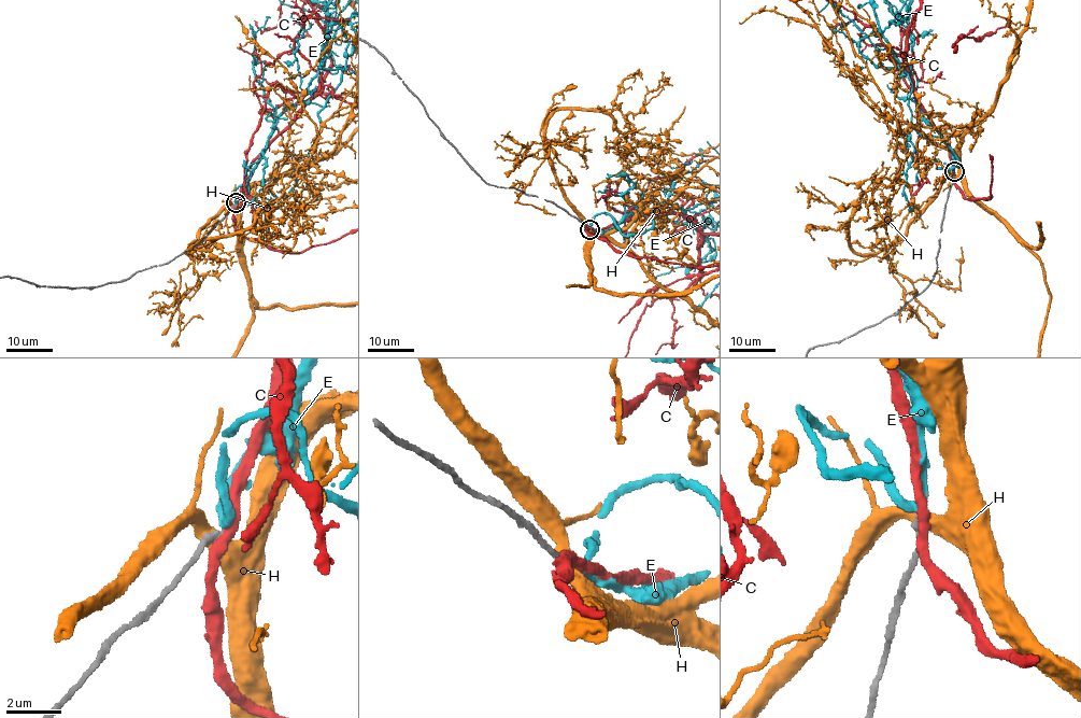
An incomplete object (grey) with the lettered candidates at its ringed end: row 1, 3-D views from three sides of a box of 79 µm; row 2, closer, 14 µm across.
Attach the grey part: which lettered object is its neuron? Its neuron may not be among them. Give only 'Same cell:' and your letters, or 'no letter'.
Same cell: E

